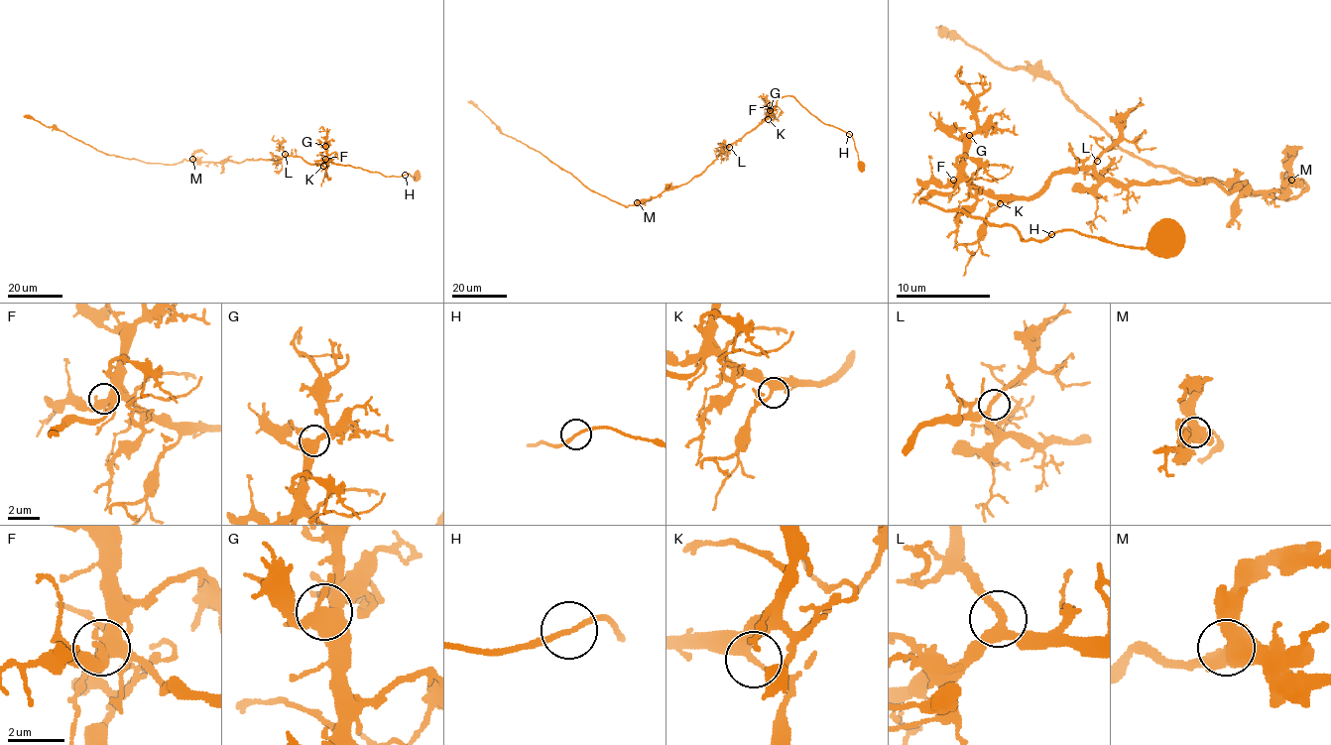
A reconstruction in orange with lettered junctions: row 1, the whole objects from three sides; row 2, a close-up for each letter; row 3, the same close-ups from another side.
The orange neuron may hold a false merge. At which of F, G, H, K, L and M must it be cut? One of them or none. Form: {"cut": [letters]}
{"cut": []}

